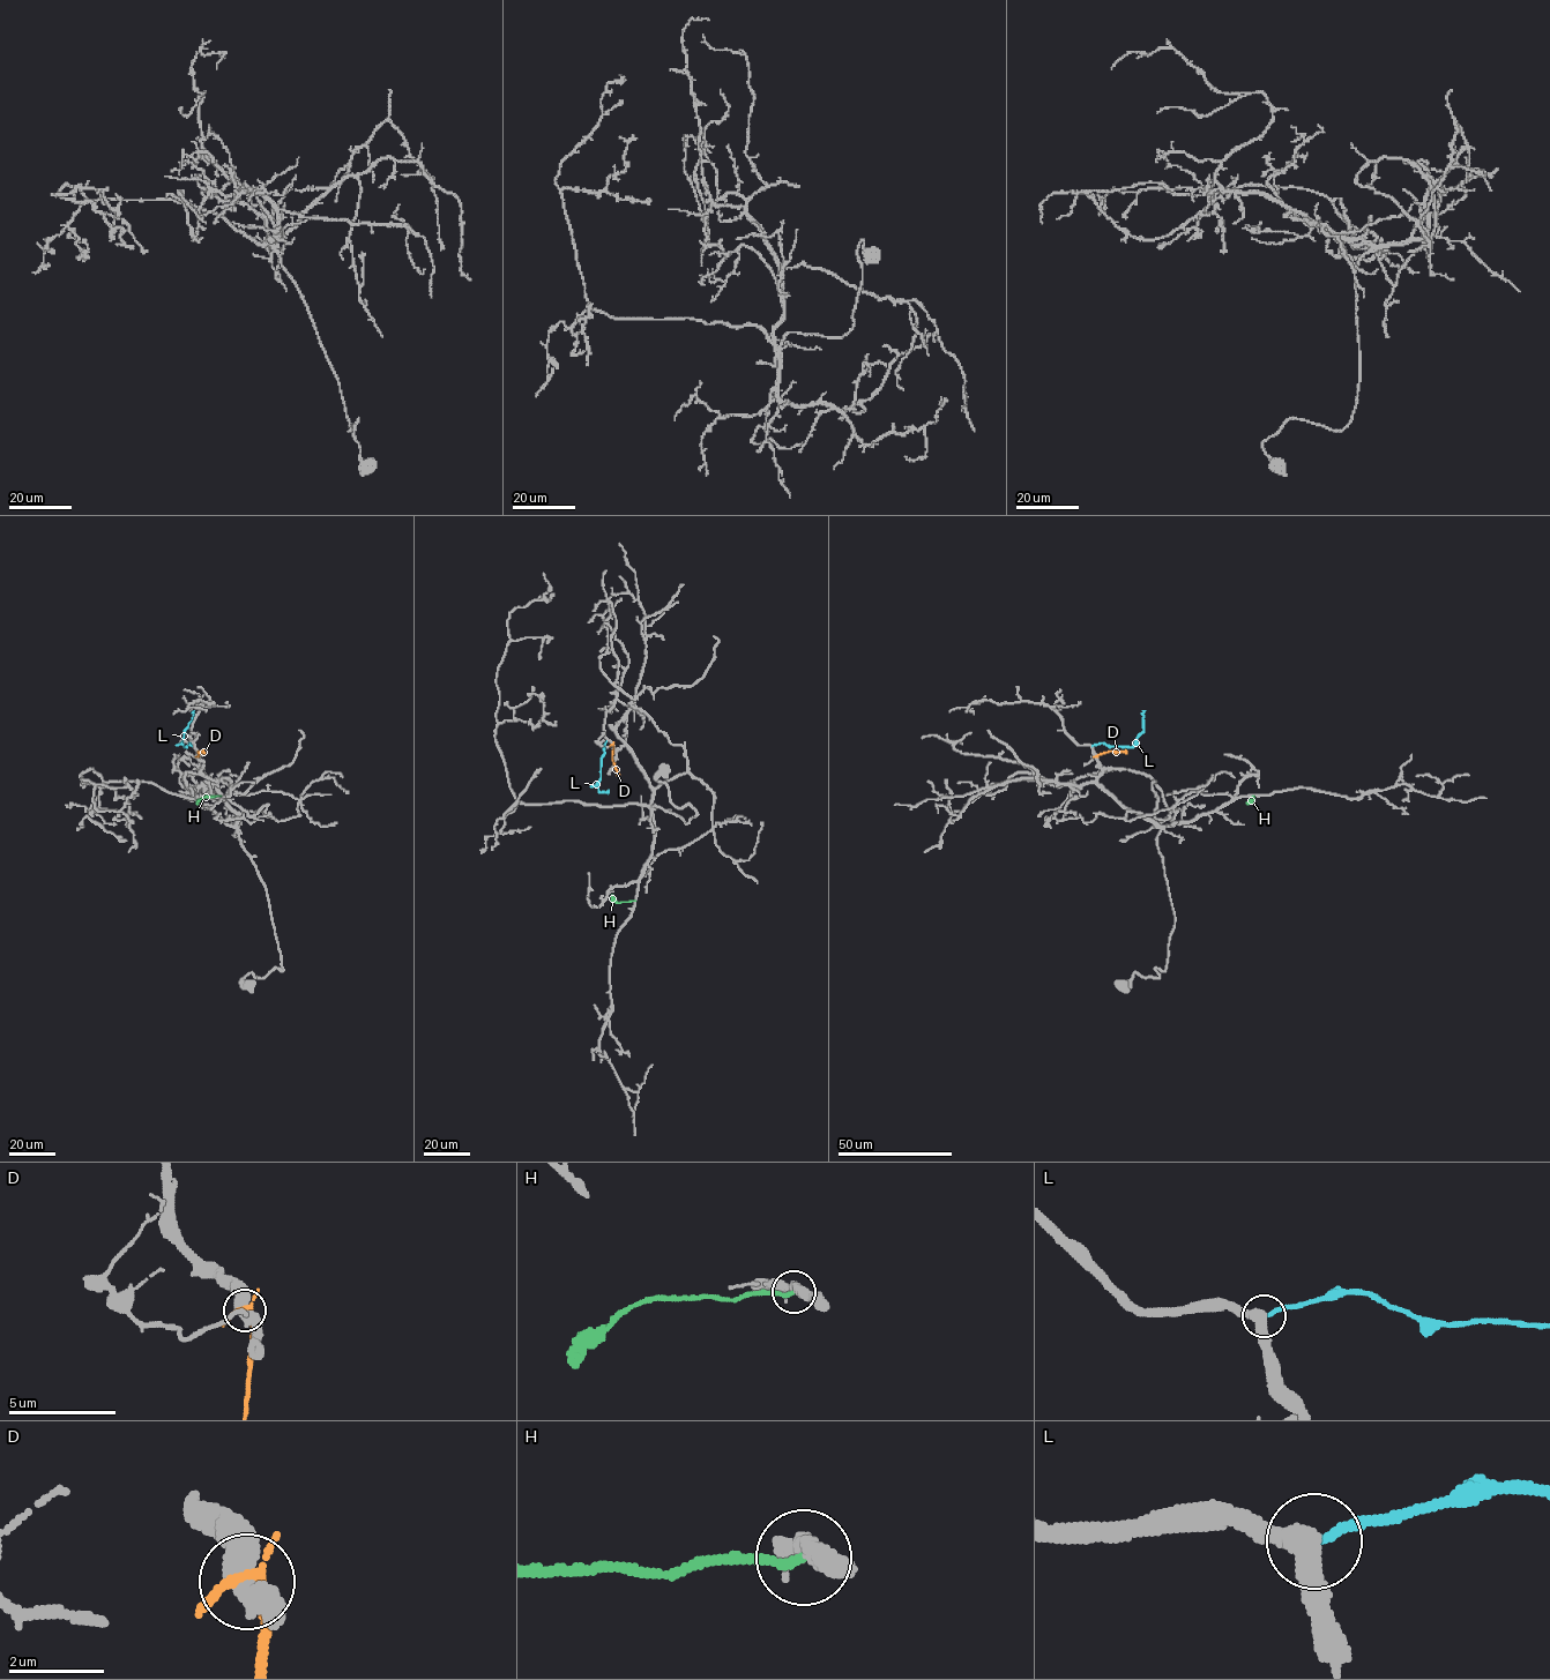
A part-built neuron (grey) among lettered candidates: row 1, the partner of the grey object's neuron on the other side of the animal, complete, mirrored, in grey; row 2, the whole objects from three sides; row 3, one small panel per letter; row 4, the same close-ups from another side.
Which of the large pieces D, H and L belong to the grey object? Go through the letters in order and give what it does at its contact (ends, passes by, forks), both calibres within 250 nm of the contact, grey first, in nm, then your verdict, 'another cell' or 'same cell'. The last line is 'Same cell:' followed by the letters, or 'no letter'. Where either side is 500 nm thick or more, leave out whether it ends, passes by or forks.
D: it passes by | 480/240 nm | another cell
H: it ends | 440/190 nm | another cell
L: it ends | 360/170 nm | same cell
Same cell: L

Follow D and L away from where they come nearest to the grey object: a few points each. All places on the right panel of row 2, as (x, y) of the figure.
D: (1096, 755), (1113, 751), (1126, 752)
L: (1093, 745), (1134, 745), (1144, 729), (1145, 710)

